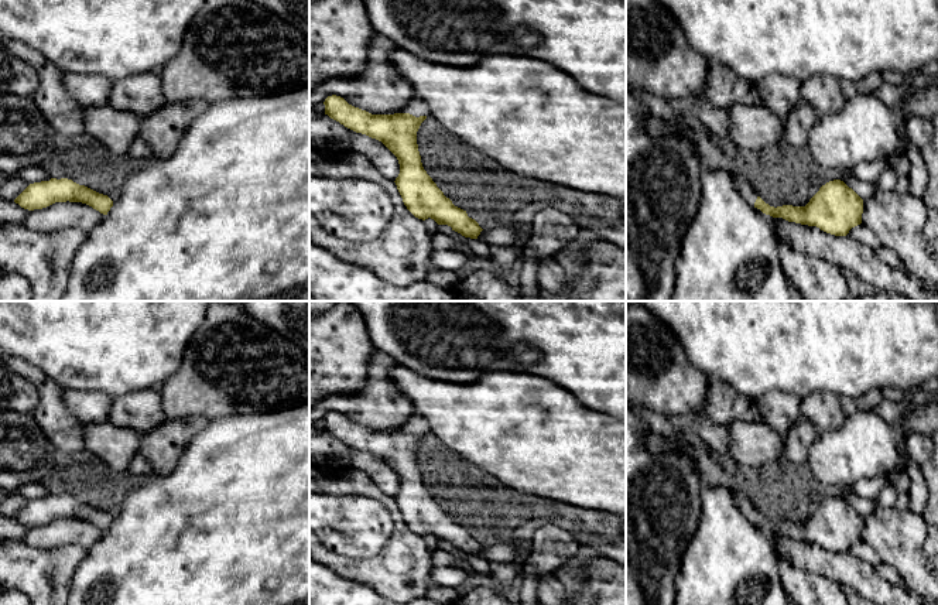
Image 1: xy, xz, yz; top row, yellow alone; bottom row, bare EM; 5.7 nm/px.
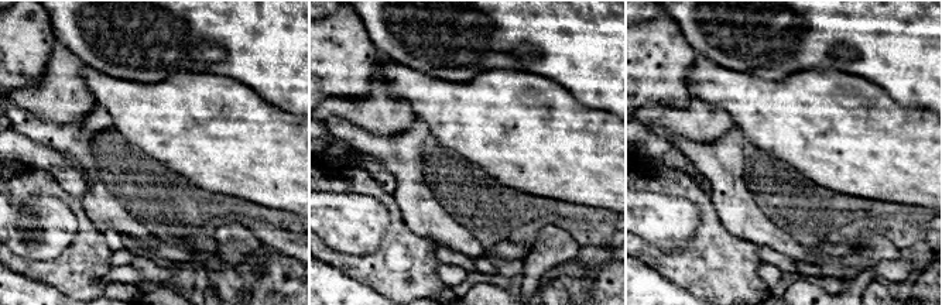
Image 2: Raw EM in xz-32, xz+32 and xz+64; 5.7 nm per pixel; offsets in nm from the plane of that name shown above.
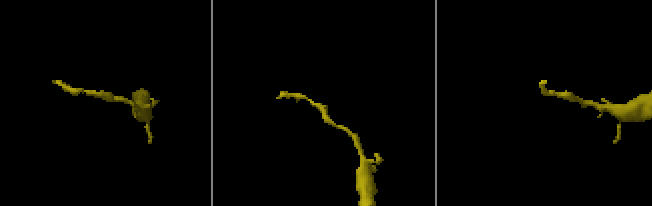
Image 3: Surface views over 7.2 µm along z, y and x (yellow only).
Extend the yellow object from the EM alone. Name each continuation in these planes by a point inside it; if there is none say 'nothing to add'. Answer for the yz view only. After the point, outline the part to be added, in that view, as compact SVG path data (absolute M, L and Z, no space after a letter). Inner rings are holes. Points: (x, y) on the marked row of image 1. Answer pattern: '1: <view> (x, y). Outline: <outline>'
1: yz (711, 157). Outline: M655 114L651 117L648 130L651 133L664 133L667 130L685 131L688 137L691 139L695 151L699 154L699 164L701 164L702 172L716 170L716 168L728 171L735 178L746 201L754 206L757 194L754 192L750 182L747 181L747 177L740 160L730 158L726 154L723 154L722 150L718 147L715 139L696 133L688 129L687 126L665 122Z

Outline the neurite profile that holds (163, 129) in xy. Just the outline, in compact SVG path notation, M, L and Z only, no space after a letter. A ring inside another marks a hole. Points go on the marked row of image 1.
M205 100L165 103L141 117L138 139L151 147L155 157L168 158L191 123L208 107Z

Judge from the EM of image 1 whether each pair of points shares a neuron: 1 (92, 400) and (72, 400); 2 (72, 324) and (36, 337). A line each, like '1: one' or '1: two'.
1: one
2: one

